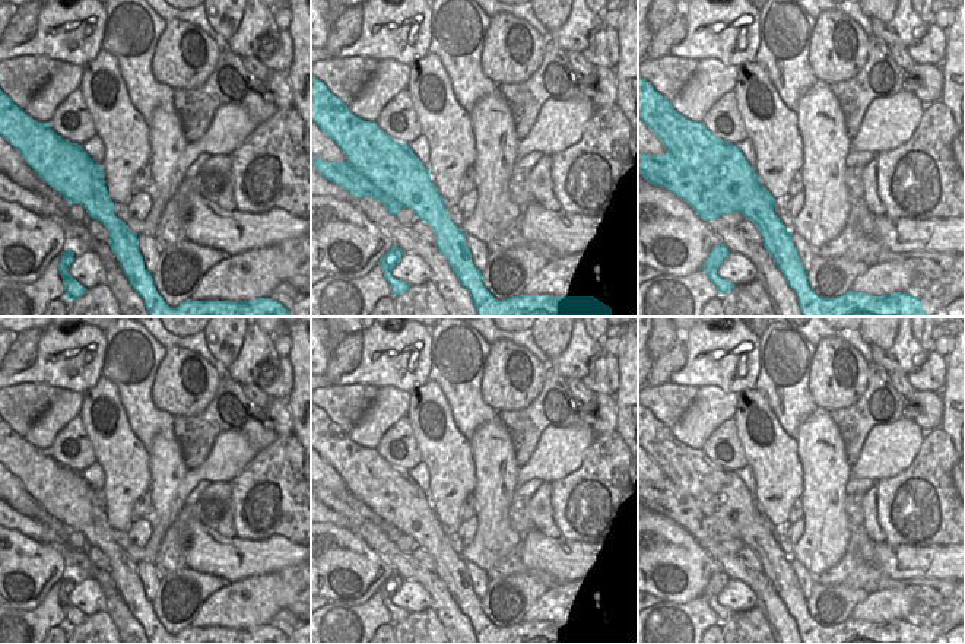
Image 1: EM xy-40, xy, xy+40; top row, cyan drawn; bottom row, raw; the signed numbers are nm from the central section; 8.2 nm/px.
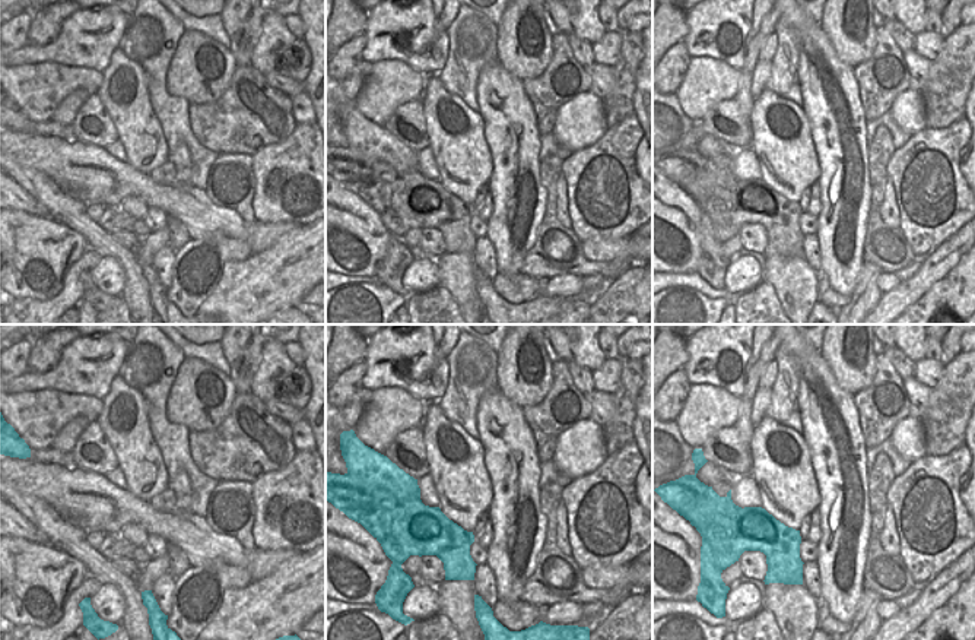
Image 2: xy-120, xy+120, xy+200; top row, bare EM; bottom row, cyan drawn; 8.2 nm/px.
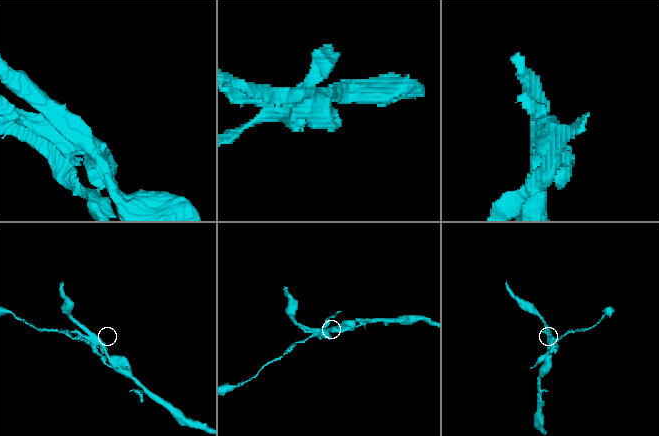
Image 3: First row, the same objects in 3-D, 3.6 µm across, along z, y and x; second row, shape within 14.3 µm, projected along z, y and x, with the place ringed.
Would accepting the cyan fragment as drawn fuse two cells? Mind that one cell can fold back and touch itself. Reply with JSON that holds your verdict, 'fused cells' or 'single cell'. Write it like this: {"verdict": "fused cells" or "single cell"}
{"verdict": "fused cells"}

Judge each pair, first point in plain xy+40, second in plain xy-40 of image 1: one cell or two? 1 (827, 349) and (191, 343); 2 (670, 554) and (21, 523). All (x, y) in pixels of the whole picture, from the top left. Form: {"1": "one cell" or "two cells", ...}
{"1": "two cells", "2": "two cells"}

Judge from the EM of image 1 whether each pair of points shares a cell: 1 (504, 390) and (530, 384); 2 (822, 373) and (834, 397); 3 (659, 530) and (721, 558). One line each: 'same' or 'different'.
1: same
2: same
3: different

